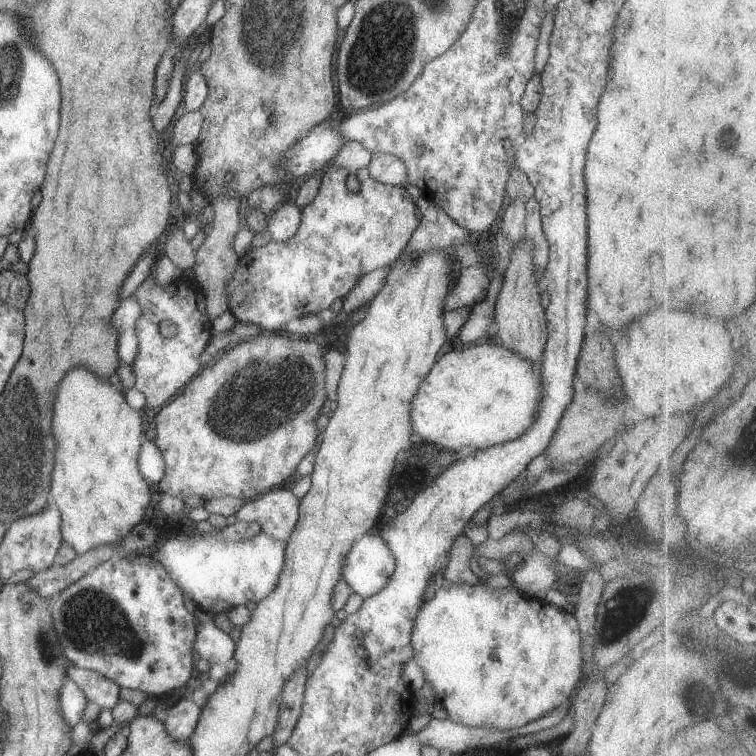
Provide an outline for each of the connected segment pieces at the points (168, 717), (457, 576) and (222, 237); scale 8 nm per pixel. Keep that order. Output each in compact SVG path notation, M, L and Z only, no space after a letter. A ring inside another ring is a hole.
M189 694L186 697L181 697L179 702L174 706L172 705L166 713L161 716L166 733L174 740L180 743L188 742L193 736L194 730L198 725L201 716L200 708L193 702Z
M458 534L450 548L448 564L443 573L447 583L474 586L480 581L470 566L470 559L474 554L475 547L468 535Z
M220 194L218 198L209 202L210 208L214 210L214 220L206 227L207 235L200 248L195 251L195 263L193 271L195 280L200 284L204 296L206 296L207 317L210 324L218 316L222 316L228 310L228 298L226 298L226 282L232 280L236 268L238 268L239 256L234 250L234 238L241 229L240 227L240 198Z

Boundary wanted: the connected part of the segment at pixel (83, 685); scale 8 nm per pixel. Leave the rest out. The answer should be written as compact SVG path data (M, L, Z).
M70 664L65 666L65 678L78 686L84 697L101 710L112 709L121 702L118 684L95 671L80 669Z

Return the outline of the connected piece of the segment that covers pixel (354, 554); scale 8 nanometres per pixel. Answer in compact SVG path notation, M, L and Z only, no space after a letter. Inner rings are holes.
M378 532L366 533L356 539L348 550L342 566L345 579L354 593L364 599L378 594L394 574L396 558Z

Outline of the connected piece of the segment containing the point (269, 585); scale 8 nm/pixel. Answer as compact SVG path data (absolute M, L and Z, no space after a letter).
M196 529L190 536L178 534L160 540L152 560L162 564L172 582L180 588L193 611L201 610L210 615L227 613L247 602L264 600L278 584L285 562L286 542L275 540L263 531L240 542L210 540Z

